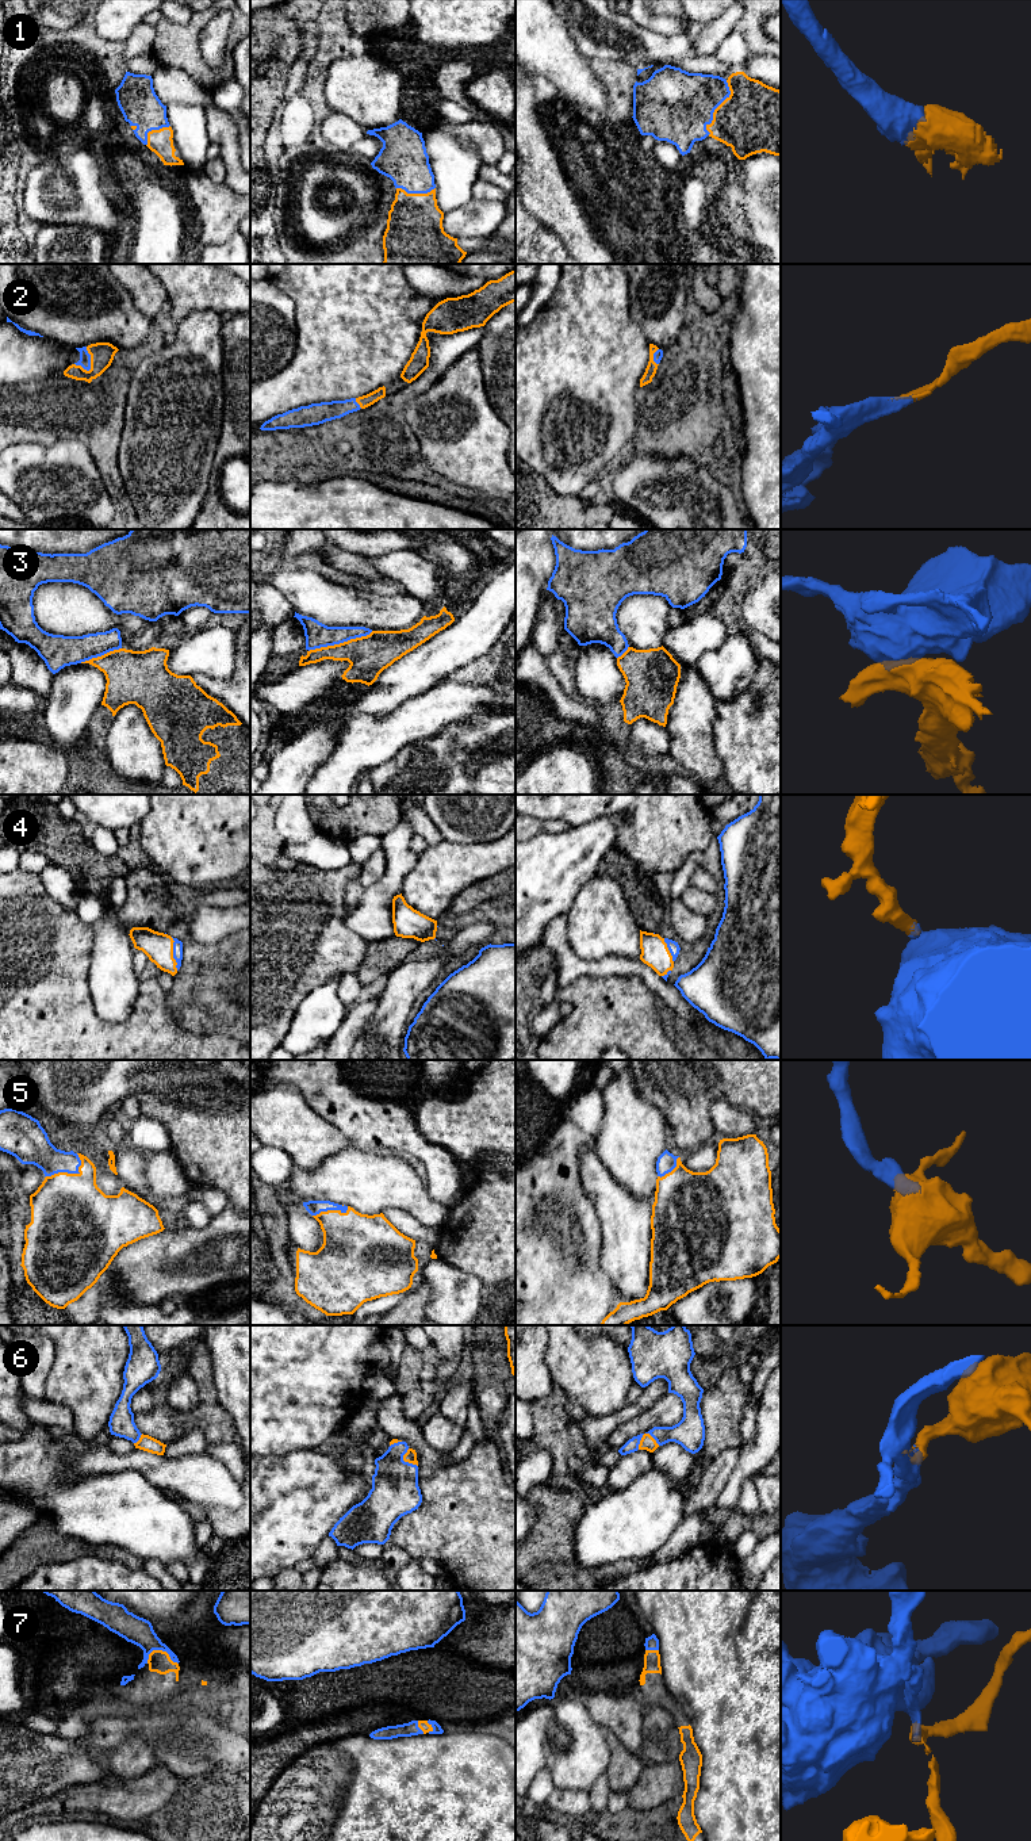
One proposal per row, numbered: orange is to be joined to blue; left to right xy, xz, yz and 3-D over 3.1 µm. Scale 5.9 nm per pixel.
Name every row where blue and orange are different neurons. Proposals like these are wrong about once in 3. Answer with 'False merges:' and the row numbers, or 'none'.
False merges: 3

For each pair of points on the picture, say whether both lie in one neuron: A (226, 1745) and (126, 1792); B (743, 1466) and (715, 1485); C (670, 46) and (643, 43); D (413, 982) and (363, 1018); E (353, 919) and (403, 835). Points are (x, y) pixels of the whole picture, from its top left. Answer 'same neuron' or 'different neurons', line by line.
A: different neurons
B: different neurons
C: same neuron
D: different neurons
E: same neuron

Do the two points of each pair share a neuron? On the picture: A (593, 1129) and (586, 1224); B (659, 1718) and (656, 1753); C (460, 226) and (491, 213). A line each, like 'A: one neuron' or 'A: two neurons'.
A: two neurons
B: one neuron
C: one neuron

